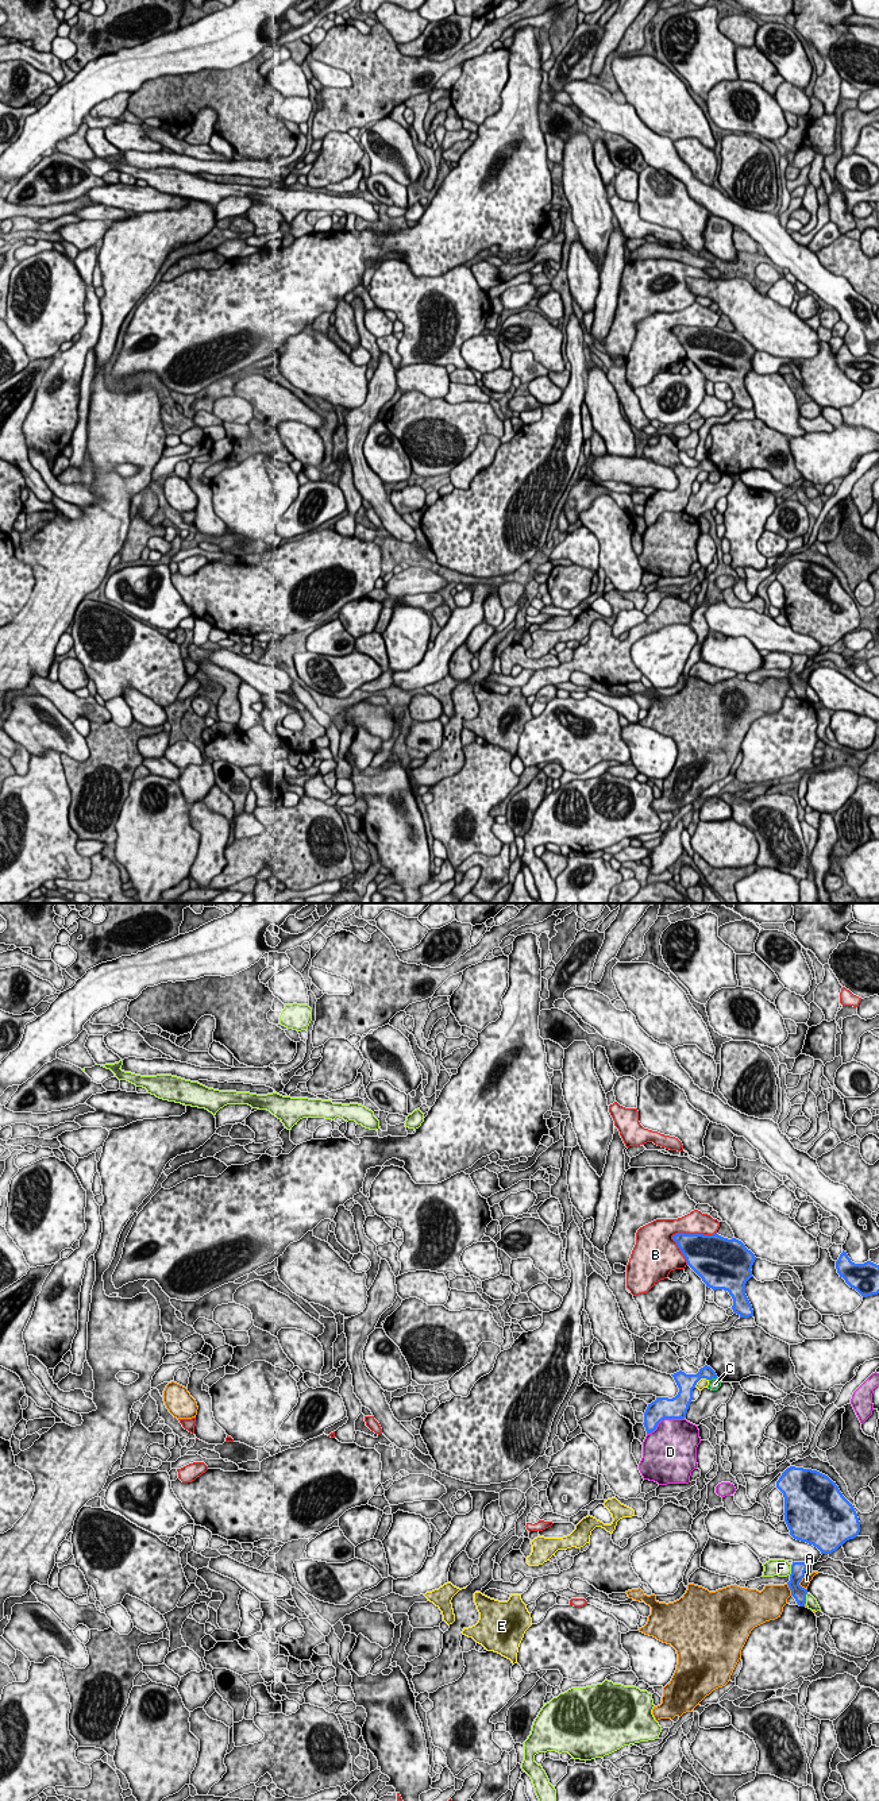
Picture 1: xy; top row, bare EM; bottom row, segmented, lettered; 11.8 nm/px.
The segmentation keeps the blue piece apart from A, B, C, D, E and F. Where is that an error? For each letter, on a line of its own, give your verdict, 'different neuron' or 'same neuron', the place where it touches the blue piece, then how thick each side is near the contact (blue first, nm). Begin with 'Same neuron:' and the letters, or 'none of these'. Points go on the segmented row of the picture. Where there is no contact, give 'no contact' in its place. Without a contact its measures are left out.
Same neuron: none of these
A: different neuron; meets blue in xy at (800, 1581); 170 nm thick on the blue side, 100 nm on the other
B: different neuron; meets blue in xy at (693, 1234); 420 nm thick on the blue side, 280 nm on the other
C: different neuron; meets blue in xy at (713, 1377); 160 nm thick on the blue side, 140 nm on the other
D: different neuron; meets blue in xy at (664, 1418); 260 nm thick on the blue side, 440 nm on the other
E: different neuron; meets blue in xy at (701, 1377); 220 nm thick on the blue side, 120 nm on the other
F: different neuron; meets blue in xy at (791, 1570); 170 nm thick on the blue side, 200 nm on the other

